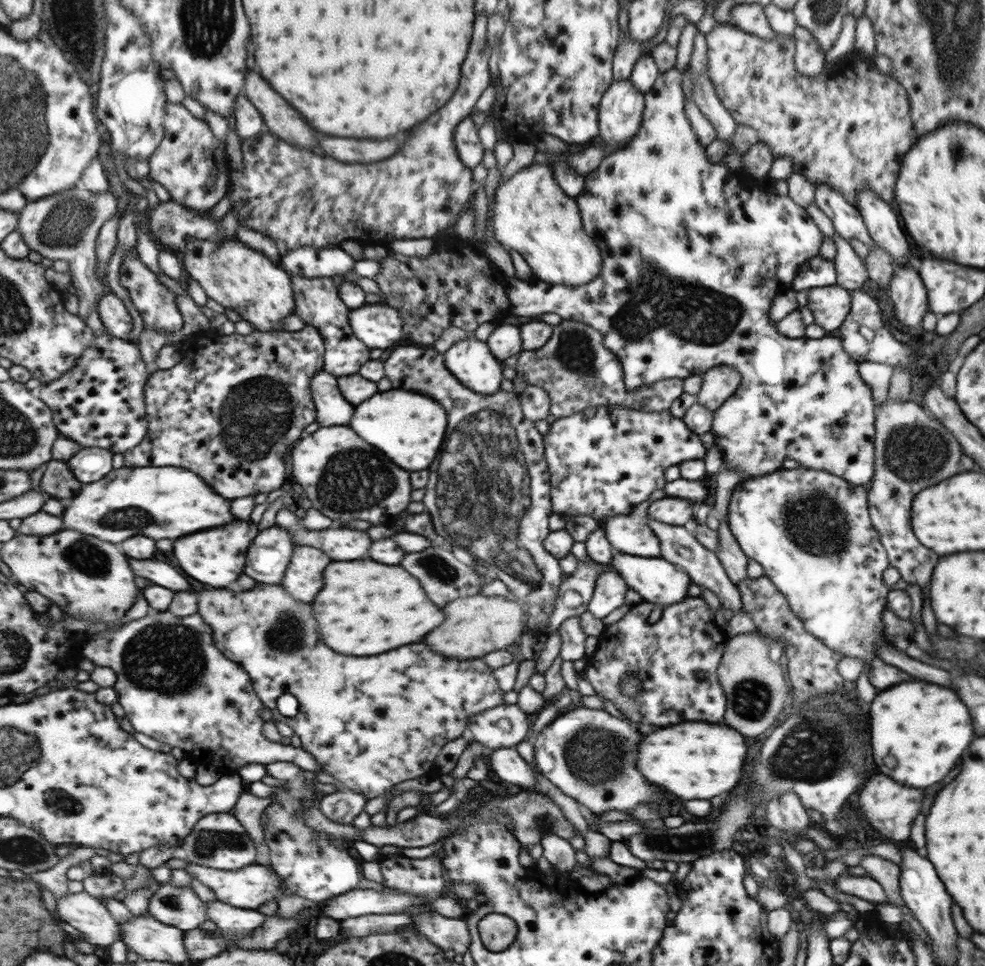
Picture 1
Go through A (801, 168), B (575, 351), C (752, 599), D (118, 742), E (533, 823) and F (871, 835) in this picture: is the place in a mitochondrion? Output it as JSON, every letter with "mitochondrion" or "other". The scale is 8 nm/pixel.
{"A":"other","B":"mitochondrion","C":"other","D":"other","E":"mitochondrion","F":"other"}

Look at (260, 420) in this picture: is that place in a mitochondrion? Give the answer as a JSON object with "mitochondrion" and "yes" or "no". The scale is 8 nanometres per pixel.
{"mitochondrion":"yes"}

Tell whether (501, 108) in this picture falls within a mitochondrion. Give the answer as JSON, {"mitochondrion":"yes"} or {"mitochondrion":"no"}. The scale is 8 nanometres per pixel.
{"mitochondrion":"no"}

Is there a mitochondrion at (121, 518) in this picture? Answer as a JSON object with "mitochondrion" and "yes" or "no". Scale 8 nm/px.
{"mitochondrion":"yes"}

